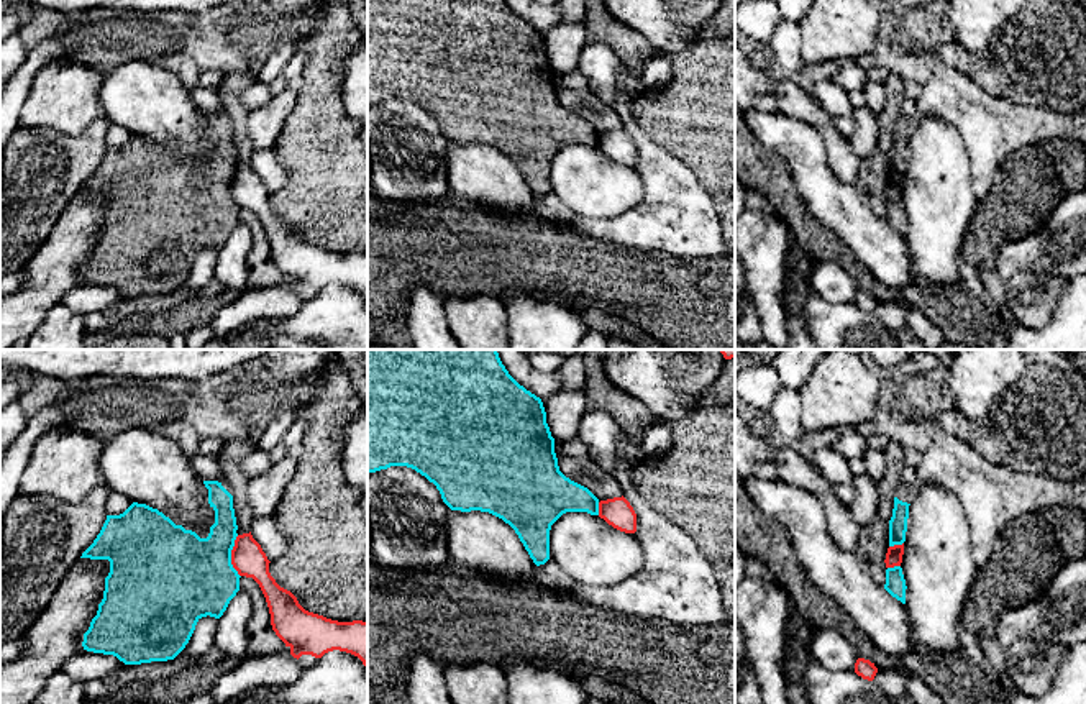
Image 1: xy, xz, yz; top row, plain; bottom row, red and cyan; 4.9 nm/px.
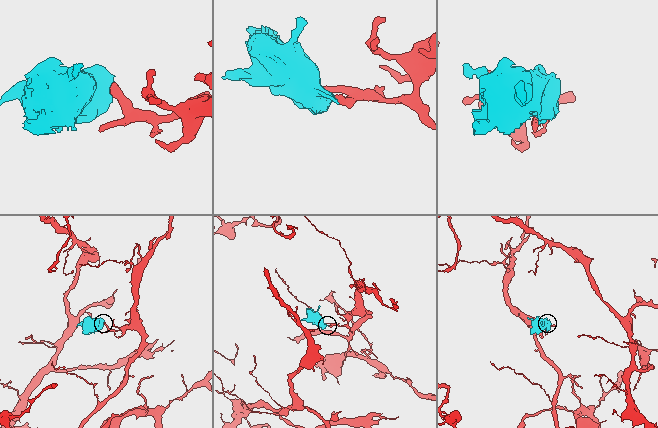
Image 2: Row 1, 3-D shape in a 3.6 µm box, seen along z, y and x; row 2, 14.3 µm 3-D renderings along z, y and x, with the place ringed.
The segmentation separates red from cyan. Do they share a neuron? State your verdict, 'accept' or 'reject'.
reject

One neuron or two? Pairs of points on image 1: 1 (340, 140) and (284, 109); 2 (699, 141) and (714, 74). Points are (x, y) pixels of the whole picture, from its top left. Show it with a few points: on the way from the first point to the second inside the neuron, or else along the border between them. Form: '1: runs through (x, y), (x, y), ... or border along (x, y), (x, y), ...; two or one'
1: border along (297, 89), (294, 109), (273, 146); two
2: runs through (714, 125), (714, 91); one

